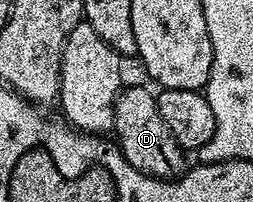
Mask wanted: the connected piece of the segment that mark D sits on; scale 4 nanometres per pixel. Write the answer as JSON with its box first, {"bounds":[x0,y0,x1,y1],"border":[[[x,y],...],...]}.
{"bounds":[114,86,186,181],"border":[[[125,86],[116,98],[115,109],[114,135],[117,135],[115,138],[126,161],[130,161],[130,165],[134,165],[134,169],[138,169],[143,175],[155,179],[171,181],[180,178],[186,170],[186,152],[178,145],[178,141],[174,141],[174,133],[170,133],[166,121],[162,121],[158,114],[156,95],[144,87]]]}

